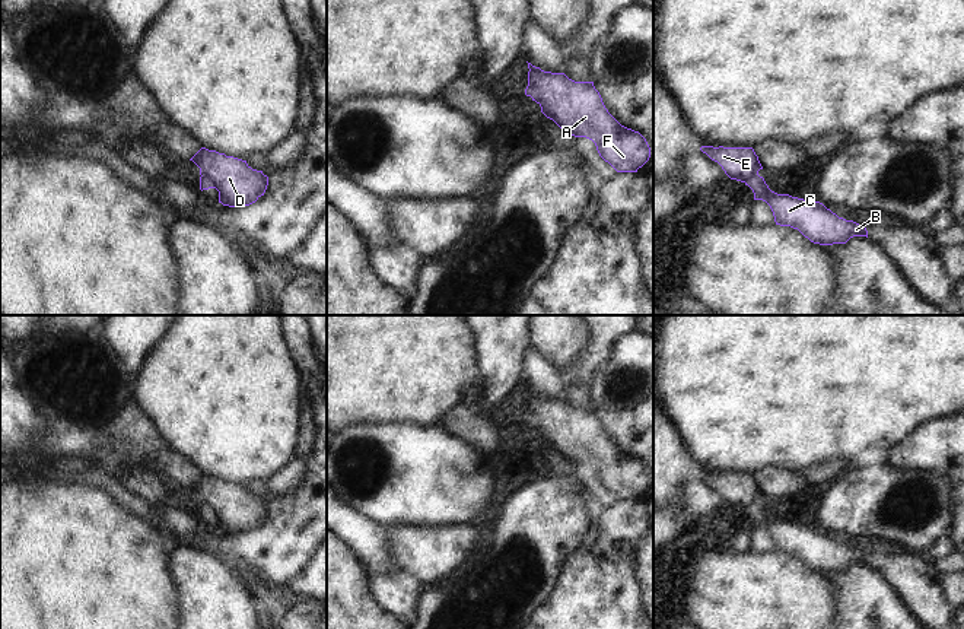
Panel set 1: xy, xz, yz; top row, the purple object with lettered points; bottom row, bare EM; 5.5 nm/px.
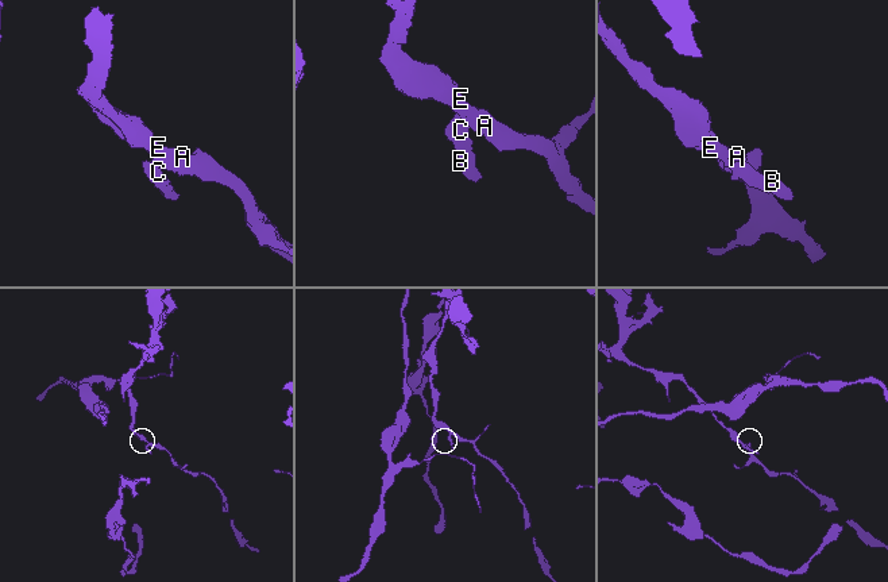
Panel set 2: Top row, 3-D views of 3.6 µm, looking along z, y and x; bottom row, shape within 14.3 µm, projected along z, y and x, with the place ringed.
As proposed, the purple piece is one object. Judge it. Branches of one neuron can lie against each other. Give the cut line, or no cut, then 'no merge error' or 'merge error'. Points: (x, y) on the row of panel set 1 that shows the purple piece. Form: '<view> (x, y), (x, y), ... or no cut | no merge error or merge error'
xy (201, 175), (212, 187) | merge error

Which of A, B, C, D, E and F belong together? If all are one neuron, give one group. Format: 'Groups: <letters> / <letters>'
Groups: A D E F / B C.

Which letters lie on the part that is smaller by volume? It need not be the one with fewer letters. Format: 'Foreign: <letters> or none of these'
Foreign: B, C

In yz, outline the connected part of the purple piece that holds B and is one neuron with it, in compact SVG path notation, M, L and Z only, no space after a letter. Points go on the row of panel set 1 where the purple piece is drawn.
M760 175L750 178L745 185L753 190L754 200L763 200L770 206L776 225L798 229L814 244L833 245L846 244L853 236L868 238L865 226L839 217L820 201L777 194Z

